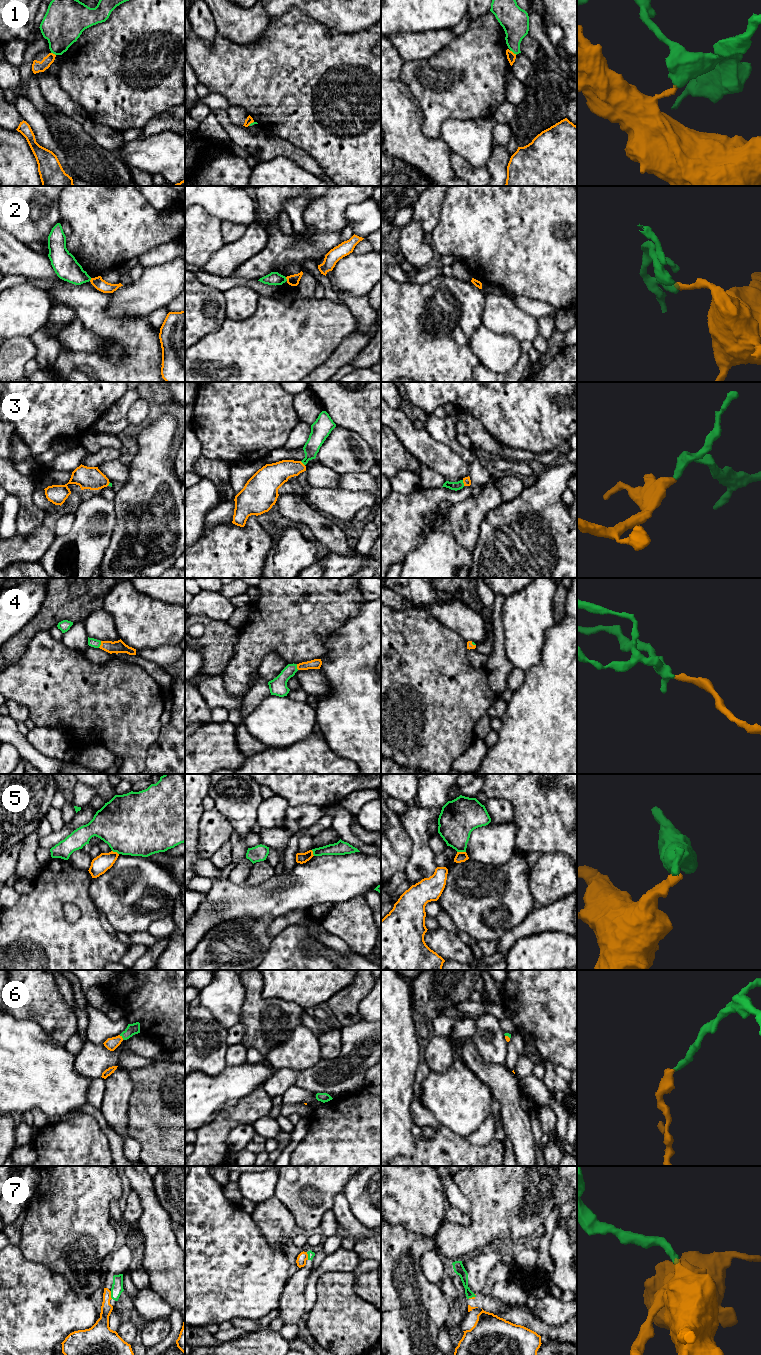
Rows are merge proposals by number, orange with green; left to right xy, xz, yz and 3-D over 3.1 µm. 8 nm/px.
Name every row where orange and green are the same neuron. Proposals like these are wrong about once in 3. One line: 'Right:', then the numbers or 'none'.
Right: 3, 4, 6

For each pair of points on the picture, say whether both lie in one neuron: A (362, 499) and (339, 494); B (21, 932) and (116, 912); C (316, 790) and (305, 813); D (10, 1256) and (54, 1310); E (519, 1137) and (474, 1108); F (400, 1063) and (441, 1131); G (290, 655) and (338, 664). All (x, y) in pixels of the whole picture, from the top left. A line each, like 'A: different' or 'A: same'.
A: same
B: different
C: different
D: same
E: different
F: different
G: different

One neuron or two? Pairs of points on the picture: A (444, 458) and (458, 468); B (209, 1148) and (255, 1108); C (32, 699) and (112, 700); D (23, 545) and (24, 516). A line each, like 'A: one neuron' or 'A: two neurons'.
A: one neuron
B: one neuron
C: one neuron
D: two neurons

